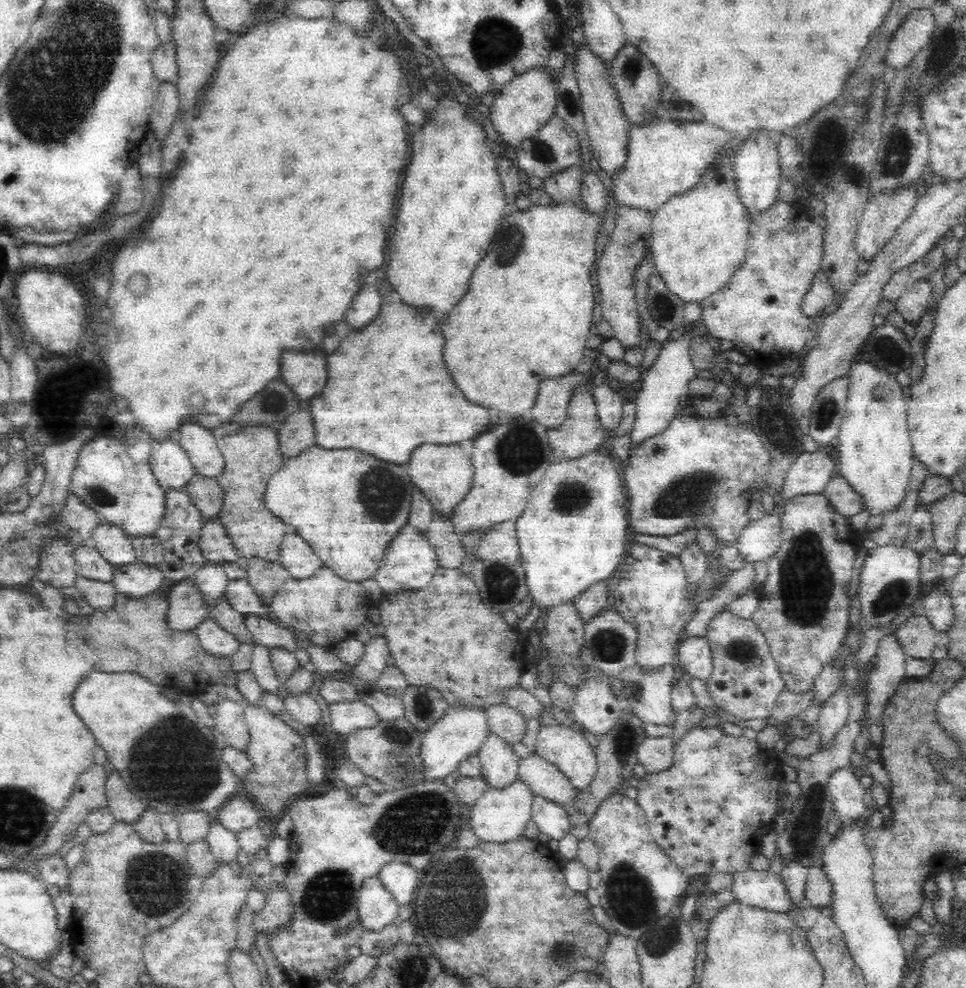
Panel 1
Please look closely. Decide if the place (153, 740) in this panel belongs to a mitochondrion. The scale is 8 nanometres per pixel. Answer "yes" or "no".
yes

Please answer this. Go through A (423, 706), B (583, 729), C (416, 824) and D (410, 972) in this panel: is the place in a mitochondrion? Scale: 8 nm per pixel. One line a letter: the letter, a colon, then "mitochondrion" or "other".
A: mitochondrion
B: other
C: mitochondrion
D: mitochondrion

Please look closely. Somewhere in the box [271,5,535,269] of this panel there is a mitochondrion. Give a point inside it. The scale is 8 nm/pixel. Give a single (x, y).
(494, 41)

